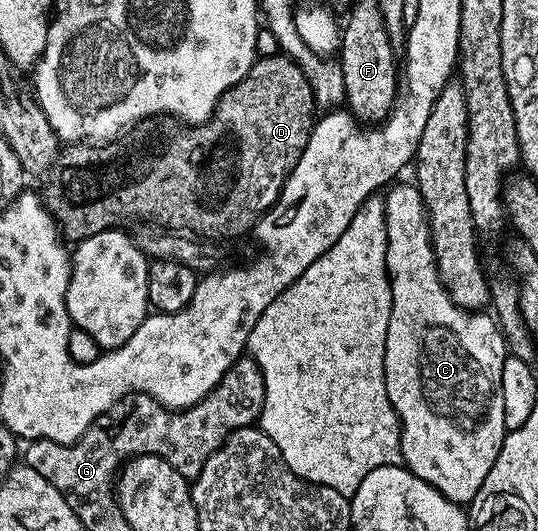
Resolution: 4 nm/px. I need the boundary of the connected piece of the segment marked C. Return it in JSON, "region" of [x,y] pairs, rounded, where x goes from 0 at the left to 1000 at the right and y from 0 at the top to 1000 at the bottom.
{"region":[[[768,347],[736,350],[714,367],[727,535],[716,721],[719,753],[745,793],[745,870],[831,942],[870,949],[905,904],[942,815],[935,791],[939,633],[907,589],[874,588],[842,571],[816,527],[783,362]]]}

